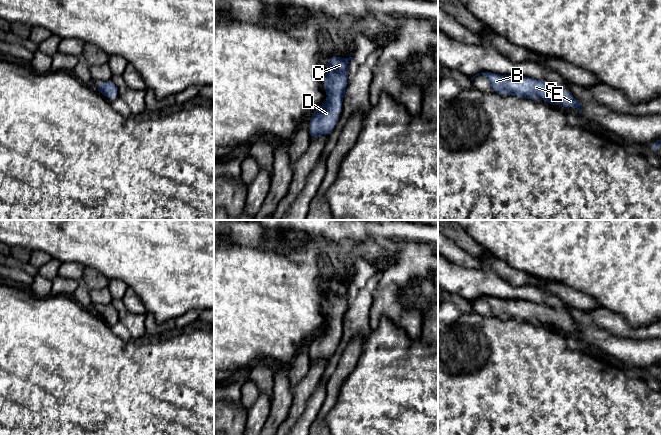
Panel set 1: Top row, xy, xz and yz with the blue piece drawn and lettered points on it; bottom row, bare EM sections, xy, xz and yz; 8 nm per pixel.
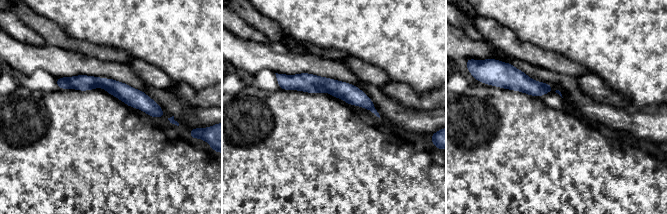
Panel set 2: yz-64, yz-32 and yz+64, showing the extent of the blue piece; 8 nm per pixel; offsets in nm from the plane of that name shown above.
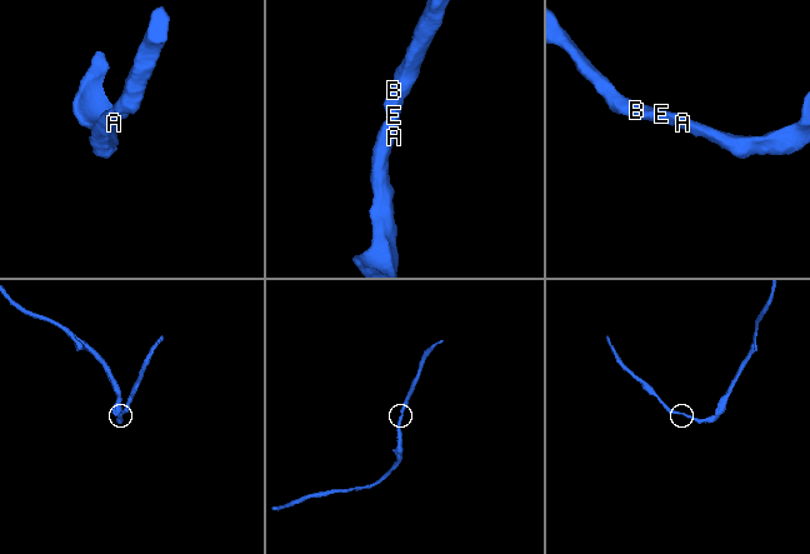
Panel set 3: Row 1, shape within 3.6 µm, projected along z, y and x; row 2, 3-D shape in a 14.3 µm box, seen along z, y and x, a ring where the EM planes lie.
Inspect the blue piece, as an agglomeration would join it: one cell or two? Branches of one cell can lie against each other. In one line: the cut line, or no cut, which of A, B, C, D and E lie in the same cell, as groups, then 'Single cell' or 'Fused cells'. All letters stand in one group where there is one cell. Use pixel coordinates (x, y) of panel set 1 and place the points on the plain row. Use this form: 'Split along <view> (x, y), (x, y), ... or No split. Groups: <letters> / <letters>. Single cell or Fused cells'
No split. Groups: A B C D E. Single cell

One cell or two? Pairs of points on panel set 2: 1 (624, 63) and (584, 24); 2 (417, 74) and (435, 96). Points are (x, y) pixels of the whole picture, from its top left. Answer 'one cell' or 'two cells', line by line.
1: one cell
2: two cells

